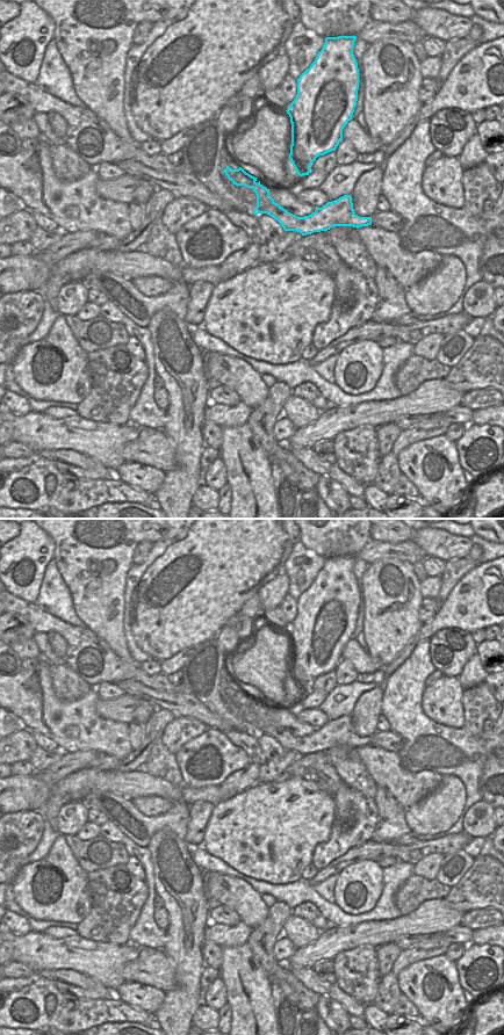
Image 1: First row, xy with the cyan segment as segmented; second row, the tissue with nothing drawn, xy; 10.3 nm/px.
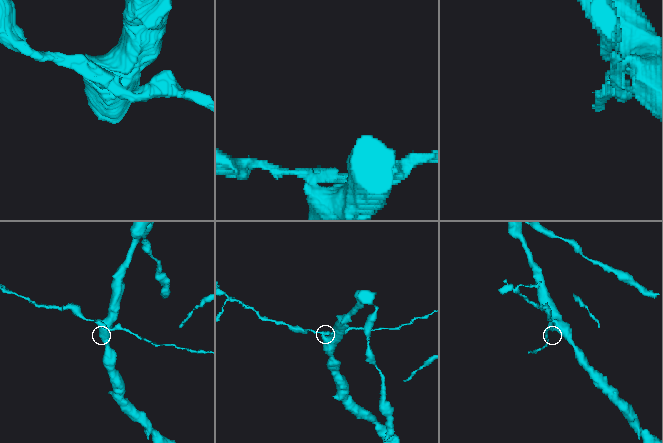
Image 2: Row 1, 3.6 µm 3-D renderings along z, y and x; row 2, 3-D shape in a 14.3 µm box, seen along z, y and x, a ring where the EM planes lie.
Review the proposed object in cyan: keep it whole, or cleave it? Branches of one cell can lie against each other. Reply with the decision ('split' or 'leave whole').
split

